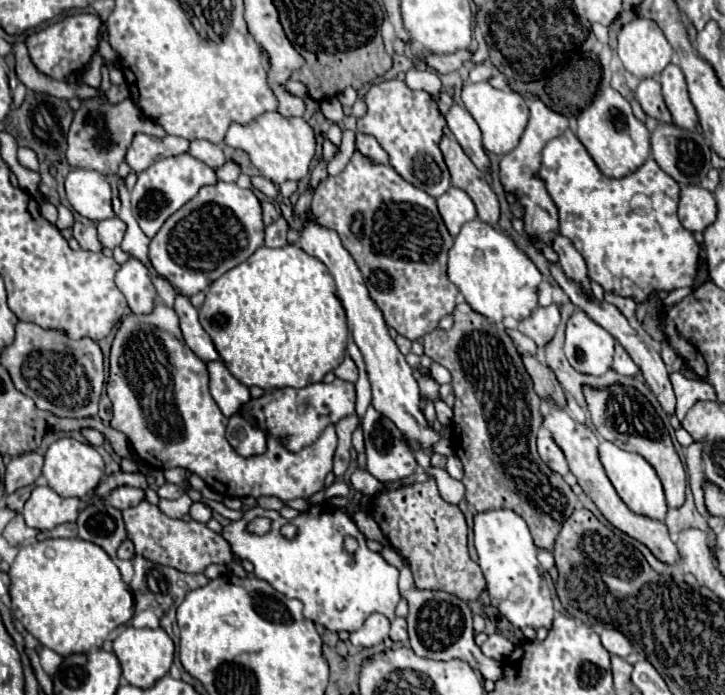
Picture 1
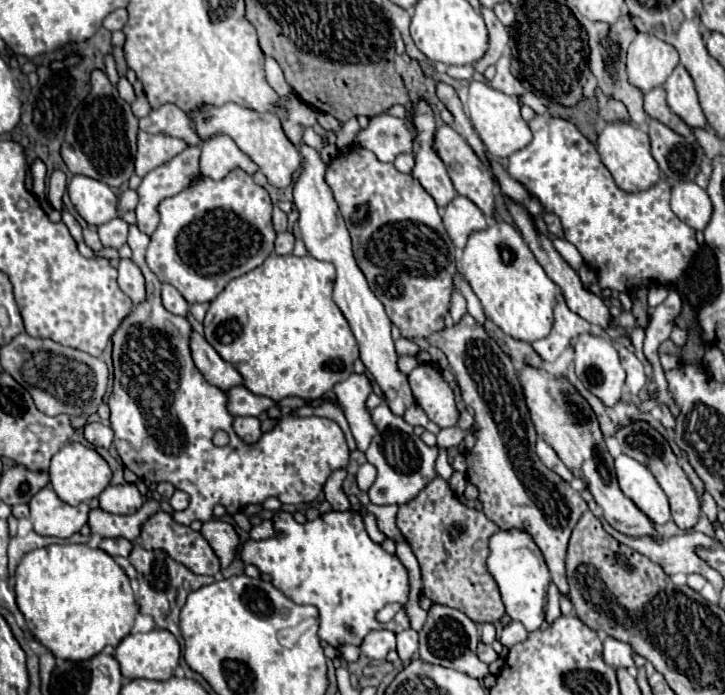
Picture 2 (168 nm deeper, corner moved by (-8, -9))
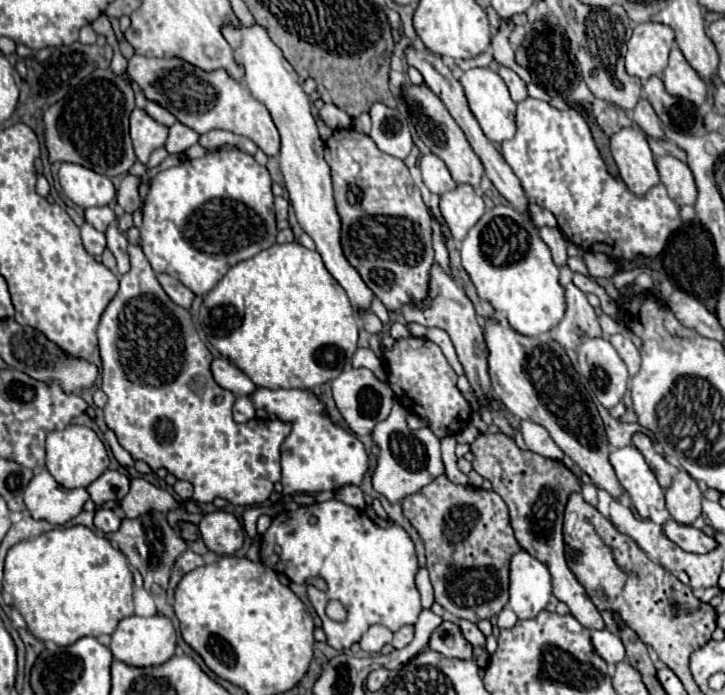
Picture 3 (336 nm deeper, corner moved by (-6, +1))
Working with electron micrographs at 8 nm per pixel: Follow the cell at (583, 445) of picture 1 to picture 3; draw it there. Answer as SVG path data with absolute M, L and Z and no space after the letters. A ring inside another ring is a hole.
M496 319L486 321L484 333L490 349L488 361L494 397L498 397L514 417L542 425L564 455L568 455L598 489L608 491L616 499L622 497L624 489L608 459L610 445L604 423L588 391L580 383L580 377L574 371L566 351L556 341L524 337Z

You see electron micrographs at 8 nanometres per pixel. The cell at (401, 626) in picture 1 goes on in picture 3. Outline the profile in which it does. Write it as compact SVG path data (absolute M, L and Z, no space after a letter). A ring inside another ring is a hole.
M404 625L402 629L398 629L398 631L394 633L392 645L394 645L396 649L402 649L402 647L406 647L412 639L414 639L414 627L412 627L412 625Z

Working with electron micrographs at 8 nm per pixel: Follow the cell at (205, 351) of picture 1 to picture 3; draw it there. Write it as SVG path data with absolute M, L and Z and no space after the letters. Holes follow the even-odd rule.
M216 357L212 361L212 375L220 387L230 389L234 395L250 395L256 389L256 385L224 357Z

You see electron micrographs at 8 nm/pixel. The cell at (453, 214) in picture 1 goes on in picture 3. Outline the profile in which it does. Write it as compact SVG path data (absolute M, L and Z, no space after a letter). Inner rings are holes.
M458 185L440 197L440 211L456 241L462 241L470 227L484 215L486 205L470 185Z

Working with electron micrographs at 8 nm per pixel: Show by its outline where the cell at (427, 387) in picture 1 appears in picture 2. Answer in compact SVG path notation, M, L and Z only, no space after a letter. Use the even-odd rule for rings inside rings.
M420 363L408 373L408 383L416 403L424 409L428 419L440 429L458 423L458 409L452 387L444 381L442 369L436 363Z

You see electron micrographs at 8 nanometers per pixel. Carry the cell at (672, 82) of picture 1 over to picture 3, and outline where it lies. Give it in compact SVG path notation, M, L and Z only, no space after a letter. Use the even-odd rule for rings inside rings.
M674 47L670 51L670 63L662 75L664 87L668 93L674 93L674 97L682 97L696 107L700 107L706 101L706 83L698 77L698 73L688 65L682 51Z

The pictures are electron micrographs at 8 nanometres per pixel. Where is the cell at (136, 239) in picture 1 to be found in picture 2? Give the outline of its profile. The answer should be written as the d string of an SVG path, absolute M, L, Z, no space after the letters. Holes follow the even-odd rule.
M130 227L128 245L132 247L132 261L140 267L146 279L146 301L134 305L130 315L126 315L120 327L112 335L112 363L114 363L114 389L108 397L110 407L110 427L114 431L114 445L122 463L136 473L140 479L154 483L168 481L176 489L190 495L190 507L184 513L172 513L172 517L190 525L194 519L208 521L212 519L214 505L224 505L230 515L242 511L246 505L264 503L268 497L278 497L286 505L312 503L322 491L326 479L332 471L344 467L350 459L350 449L346 445L344 433L336 421L326 417L300 417L294 409L284 407L280 425L264 433L256 443L244 443L232 429L232 415L228 411L228 395L218 387L210 385L200 369L194 365L190 355L190 333L192 327L186 317L172 315L164 309L160 299L160 281L146 265L146 249L150 237L144 235L138 227ZM214 431L226 431L230 441L224 447L212 443Z

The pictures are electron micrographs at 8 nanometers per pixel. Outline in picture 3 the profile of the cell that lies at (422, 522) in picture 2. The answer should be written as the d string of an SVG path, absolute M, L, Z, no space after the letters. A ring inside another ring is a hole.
M440 475L418 493L408 495L402 511L426 547L436 603L454 619L478 623L496 617L508 603L508 561L520 549L502 497L494 491L450 483L446 475Z

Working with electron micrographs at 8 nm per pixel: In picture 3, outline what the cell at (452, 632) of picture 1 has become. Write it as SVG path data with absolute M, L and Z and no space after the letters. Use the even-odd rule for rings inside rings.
M444 619L438 629L430 635L428 649L442 653L444 657L458 657L458 659L472 659L472 645L464 639L460 625L456 621Z

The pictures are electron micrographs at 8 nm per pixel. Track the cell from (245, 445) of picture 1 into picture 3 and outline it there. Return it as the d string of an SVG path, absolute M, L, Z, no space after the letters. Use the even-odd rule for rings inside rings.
M238 397L236 403L234 403L234 421L238 423L246 423L254 419L254 407L250 403L248 397Z

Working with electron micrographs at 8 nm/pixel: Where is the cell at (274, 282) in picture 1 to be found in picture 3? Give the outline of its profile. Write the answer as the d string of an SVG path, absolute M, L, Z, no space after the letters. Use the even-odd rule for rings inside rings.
M284 243L284 245L272 245L264 251L260 251L258 255L254 255L252 259L240 261L234 267L228 269L228 273L214 285L214 289L210 293L204 295L202 307L200 307L200 325L208 337L208 341L212 343L212 347L216 351L220 351L222 357L230 359L238 369L242 369L258 387L268 387L268 389L282 389L282 387L294 387L294 389L312 389L318 385L324 385L326 381L332 381L334 377L338 377L344 369L350 369L350 359L356 351L356 343L358 343L358 329L360 323L354 315L354 311L350 309L350 301L344 293L344 289L338 285L338 281L334 281L334 277L328 273L328 269L322 263L322 257L318 251L310 251L298 243Z

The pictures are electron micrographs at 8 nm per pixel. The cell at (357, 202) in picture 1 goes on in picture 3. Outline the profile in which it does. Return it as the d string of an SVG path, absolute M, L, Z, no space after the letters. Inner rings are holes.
M354 129L334 131L326 141L324 155L332 169L346 259L358 269L364 283L388 311L400 311L404 305L420 305L430 291L434 217L430 215L418 185L410 177L408 167L404 161L382 153L368 135Z

